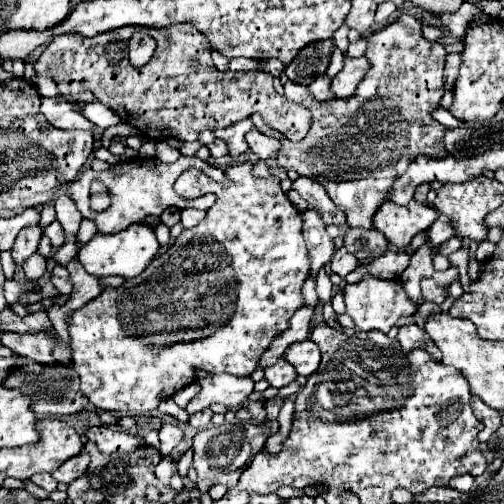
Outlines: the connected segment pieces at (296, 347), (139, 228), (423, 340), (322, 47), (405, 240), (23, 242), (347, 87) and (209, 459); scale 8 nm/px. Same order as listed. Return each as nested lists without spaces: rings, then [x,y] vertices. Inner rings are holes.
[[[304,340],[304,342],[294,342],[288,346],[288,350],[284,352],[284,360],[290,362],[298,376],[308,378],[310,374],[314,374],[320,366],[320,348],[312,342],[312,340]]]
[[[132,224],[132,228],[126,228],[124,232],[116,236],[100,236],[96,234],[80,252],[78,260],[86,268],[88,274],[102,278],[102,276],[122,276],[122,278],[134,278],[140,272],[146,270],[146,266],[156,258],[158,254],[158,240],[154,236],[154,230],[144,224]]]
[[[408,324],[408,326],[402,326],[400,330],[398,330],[398,336],[396,336],[396,340],[402,344],[402,348],[406,350],[406,352],[412,352],[412,350],[416,350],[416,348],[422,348],[422,350],[426,350],[428,354],[432,354],[436,360],[440,360],[440,348],[434,344],[434,340],[426,334],[426,330],[422,330],[422,328],[418,328],[416,324]]]
[[[324,40],[320,44],[310,44],[310,48],[300,50],[296,60],[286,68],[286,76],[294,84],[308,86],[318,76],[322,76],[330,64],[330,54],[334,50],[332,40]]]
[[[410,200],[406,206],[384,202],[374,214],[374,228],[380,230],[392,246],[406,248],[412,238],[428,230],[436,218],[438,212],[434,208],[416,200]]]
[[[40,222],[28,224],[28,228],[24,228],[24,230],[18,234],[16,244],[14,244],[14,248],[12,248],[12,258],[14,258],[14,262],[16,262],[16,264],[22,264],[28,256],[32,256],[32,254],[38,250],[40,238],[42,238]]]
[[[346,58],[342,70],[332,78],[332,90],[338,98],[348,98],[356,92],[356,86],[362,82],[366,72],[370,70],[370,62],[362,58]]]
[[[240,422],[242,426],[236,430],[218,430],[218,428],[210,428],[210,430],[200,430],[194,436],[192,442],[192,450],[194,450],[194,468],[198,472],[198,490],[200,492],[208,492],[210,486],[214,484],[224,484],[228,488],[234,488],[240,480],[240,474],[244,472],[244,468],[248,468],[254,460],[254,456],[264,448],[266,442],[266,434],[260,434],[260,426],[252,424],[252,422]]]

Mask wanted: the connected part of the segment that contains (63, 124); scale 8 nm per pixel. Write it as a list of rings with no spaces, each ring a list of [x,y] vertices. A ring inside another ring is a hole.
[[[42,98],[40,112],[54,128],[62,130],[94,130],[94,124],[86,120],[74,104],[66,102],[64,98]]]

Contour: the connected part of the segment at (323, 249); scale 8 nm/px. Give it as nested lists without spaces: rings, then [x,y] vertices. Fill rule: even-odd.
[[[306,210],[302,212],[302,216],[304,216],[304,238],[312,262],[310,274],[316,276],[318,270],[330,262],[334,254],[334,240],[328,236],[326,224],[322,222],[316,210]]]

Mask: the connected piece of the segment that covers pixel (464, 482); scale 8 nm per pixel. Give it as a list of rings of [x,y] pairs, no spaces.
[[[462,474],[462,476],[456,476],[456,478],[448,484],[448,488],[454,488],[454,490],[458,490],[458,492],[468,492],[468,490],[472,488],[472,482],[474,482],[472,476]]]

